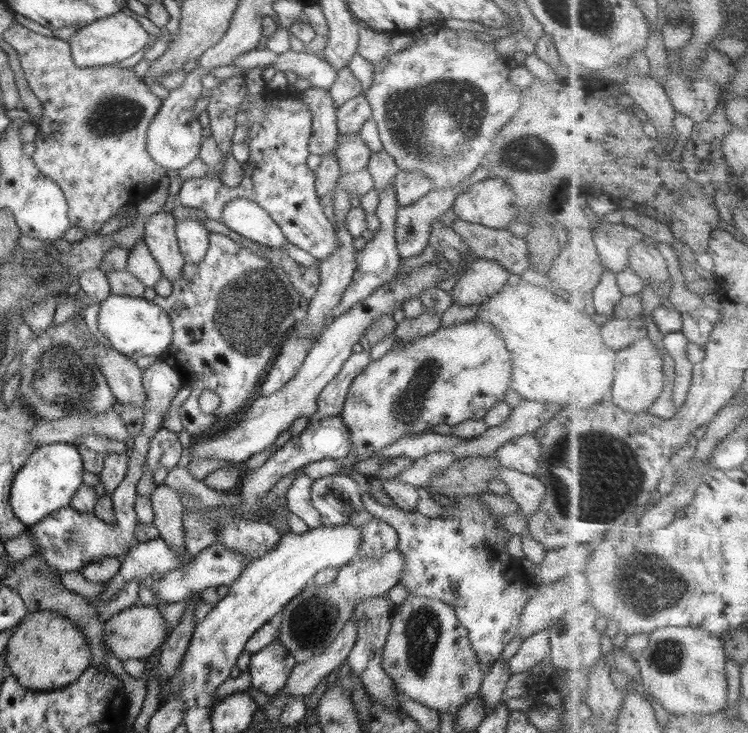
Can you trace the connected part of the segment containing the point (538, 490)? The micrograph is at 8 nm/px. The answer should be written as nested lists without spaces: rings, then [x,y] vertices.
[[[498,465],[496,478],[508,487],[508,494],[518,503],[520,514],[528,517],[540,509],[546,486],[538,477]]]

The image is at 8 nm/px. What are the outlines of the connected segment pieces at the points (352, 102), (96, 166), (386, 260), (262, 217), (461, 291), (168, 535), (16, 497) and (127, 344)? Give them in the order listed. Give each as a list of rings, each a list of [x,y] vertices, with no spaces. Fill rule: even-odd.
[[[364,95],[351,98],[336,109],[339,134],[356,134],[371,118],[371,106]]]
[[[15,22],[4,31],[2,38],[18,53],[28,86],[43,106],[42,117],[36,124],[38,134],[33,140],[35,151],[31,155],[32,161],[40,173],[64,191],[73,228],[84,230],[81,237],[96,235],[123,206],[134,203],[167,176],[166,169],[156,164],[146,151],[146,132],[160,110],[162,99],[154,95],[149,84],[140,80],[130,67],[76,66],[69,42],[58,37],[43,36]]]
[[[388,183],[386,189],[378,191],[380,202],[376,208],[376,216],[380,219],[380,230],[373,233],[374,238],[368,241],[364,248],[356,252],[356,264],[357,270],[354,272],[354,277],[349,288],[343,294],[340,305],[333,311],[331,318],[327,321],[327,324],[322,328],[326,327],[333,322],[333,318],[337,318],[340,314],[347,312],[350,308],[353,308],[356,304],[362,302],[378,291],[380,286],[386,285],[386,282],[390,282],[397,276],[398,269],[400,268],[400,255],[396,248],[395,242],[395,224],[396,214],[399,207],[398,201],[396,200],[396,193],[394,193],[393,183]]]
[[[234,198],[224,204],[218,219],[240,236],[264,247],[282,249],[287,242],[278,223],[266,210],[248,198]]]
[[[478,257],[467,265],[466,272],[449,293],[452,303],[461,306],[480,306],[500,291],[510,276],[502,264]]]
[[[164,484],[156,486],[150,497],[154,511],[153,525],[159,532],[159,537],[170,544],[170,549],[182,555],[187,554],[184,547],[184,504],[180,494]]]
[[[74,444],[40,445],[38,449],[30,453],[24,466],[20,467],[20,471],[12,479],[9,503],[16,518],[29,527],[38,524],[42,518],[70,506],[72,496],[84,484],[82,474],[85,470],[82,466],[82,455]]]
[[[112,294],[100,303],[98,328],[117,352],[130,359],[142,356],[160,357],[172,343],[174,327],[170,316],[152,301],[143,297]]]

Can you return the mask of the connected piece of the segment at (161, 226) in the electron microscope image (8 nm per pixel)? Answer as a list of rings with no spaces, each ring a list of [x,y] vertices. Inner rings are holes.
[[[164,210],[148,215],[144,224],[142,239],[148,245],[152,258],[158,261],[164,278],[173,282],[181,275],[186,258],[176,238],[177,218]]]

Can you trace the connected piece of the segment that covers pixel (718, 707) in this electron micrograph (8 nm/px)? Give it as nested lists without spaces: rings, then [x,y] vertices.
[[[665,626],[656,629],[650,635],[649,645],[639,653],[638,659],[646,691],[657,699],[671,716],[718,714],[728,708],[730,683],[726,666],[728,666],[729,654],[722,635],[694,626]]]

